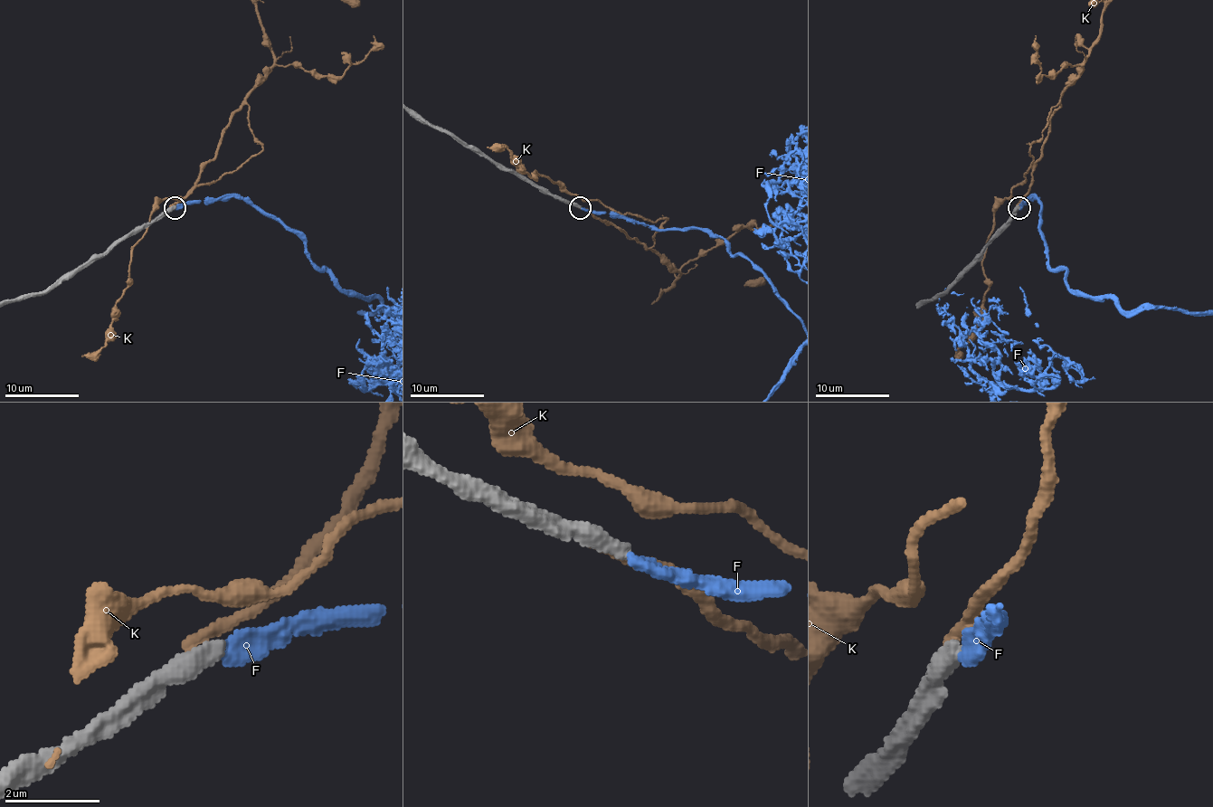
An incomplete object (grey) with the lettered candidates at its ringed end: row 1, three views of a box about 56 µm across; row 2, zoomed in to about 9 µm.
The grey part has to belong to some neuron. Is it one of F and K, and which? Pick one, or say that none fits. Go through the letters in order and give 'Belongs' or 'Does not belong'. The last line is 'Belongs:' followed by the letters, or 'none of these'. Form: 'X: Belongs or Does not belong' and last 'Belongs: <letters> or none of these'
F: Belongs
K: Does not belong
Belongs: F

